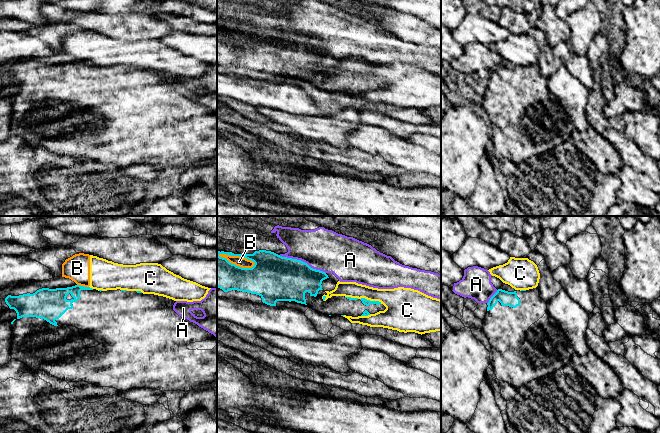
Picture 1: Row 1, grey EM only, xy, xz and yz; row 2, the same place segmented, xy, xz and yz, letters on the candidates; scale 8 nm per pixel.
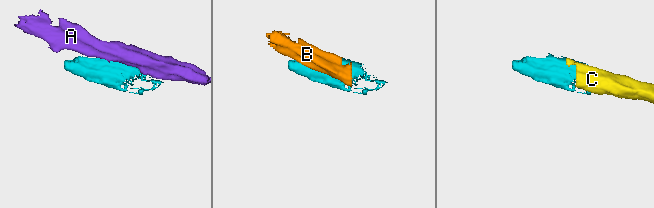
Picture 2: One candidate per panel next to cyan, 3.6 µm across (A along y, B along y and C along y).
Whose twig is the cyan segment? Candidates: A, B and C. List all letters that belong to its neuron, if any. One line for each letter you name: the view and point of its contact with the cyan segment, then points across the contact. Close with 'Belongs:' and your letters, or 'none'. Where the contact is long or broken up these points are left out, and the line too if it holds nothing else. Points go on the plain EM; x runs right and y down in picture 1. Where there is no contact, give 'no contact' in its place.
Belongs: none

